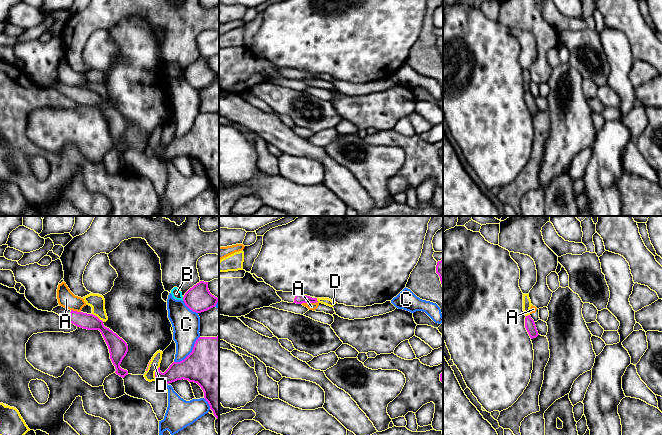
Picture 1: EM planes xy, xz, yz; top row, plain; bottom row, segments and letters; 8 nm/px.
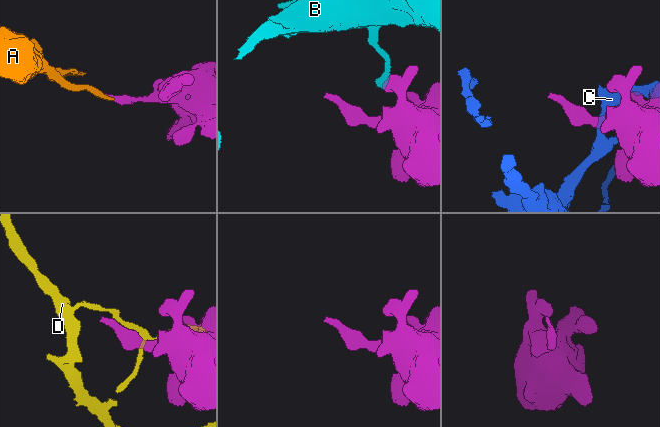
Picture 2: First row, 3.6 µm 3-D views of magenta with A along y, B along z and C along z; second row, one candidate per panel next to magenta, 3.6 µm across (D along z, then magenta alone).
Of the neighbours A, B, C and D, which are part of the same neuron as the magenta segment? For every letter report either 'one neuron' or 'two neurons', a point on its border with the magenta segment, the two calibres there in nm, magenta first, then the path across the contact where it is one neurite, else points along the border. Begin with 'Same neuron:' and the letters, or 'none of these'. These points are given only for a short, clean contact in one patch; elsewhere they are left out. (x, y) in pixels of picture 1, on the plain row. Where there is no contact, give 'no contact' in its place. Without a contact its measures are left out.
Same neuron: none of these
A: two neurons; meets magenta in xz at (309, 78); 80 nm thick on the magenta side, 60 nm on the other; border along xz (317, 77), (301, 79)
B: two neurons; meets magenta in xy at (183, 75); 200 nm thick on the magenta side, 80 nm on the other; border along xy (182, 73), (183, 76)
C: two neurons; meets magenta in xy at (191, 128); 460 nm thick on the magenta side, 220 nm on the other
D: two neurons; meets magenta in xy at (155, 149); 160 nm thick on the magenta side, 90 nm on the other

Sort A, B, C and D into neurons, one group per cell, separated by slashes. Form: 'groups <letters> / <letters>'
groups A / B / C / D

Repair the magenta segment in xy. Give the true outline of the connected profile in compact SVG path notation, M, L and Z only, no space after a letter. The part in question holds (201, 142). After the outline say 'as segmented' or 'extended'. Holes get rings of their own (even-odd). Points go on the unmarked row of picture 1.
M219 112L199 113L184 136L173 138L164 149L159 143L155 153L165 160L182 155L197 159L214 192L219 195Z | as segmented

